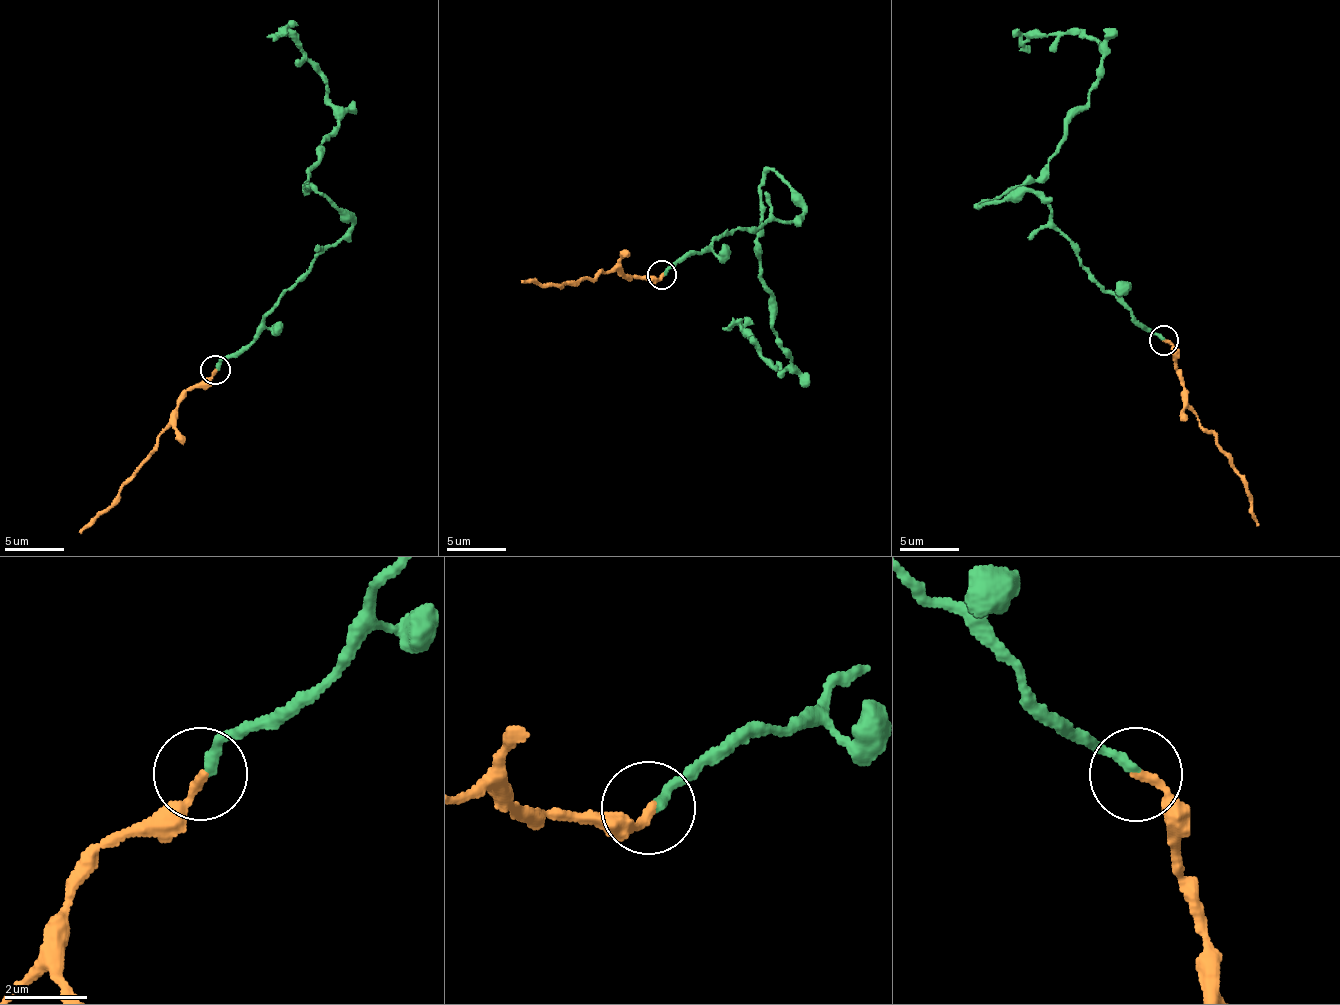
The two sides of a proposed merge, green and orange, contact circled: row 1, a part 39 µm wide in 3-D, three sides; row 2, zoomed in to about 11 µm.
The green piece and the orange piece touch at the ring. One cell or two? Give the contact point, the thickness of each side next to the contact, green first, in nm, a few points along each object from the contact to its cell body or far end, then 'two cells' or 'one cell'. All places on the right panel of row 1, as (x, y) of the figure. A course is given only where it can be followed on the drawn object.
(1164, 340) | 240/200 nm | green via (1164, 340), (1101, 289), (1035, 193), (979, 205), (1041, 174), (1103, 63), (1077, 32), (1030, 37), (1030, 51) | orange via (1164, 341), (1183, 398), (1243, 482), (1259, 526) | two cells

